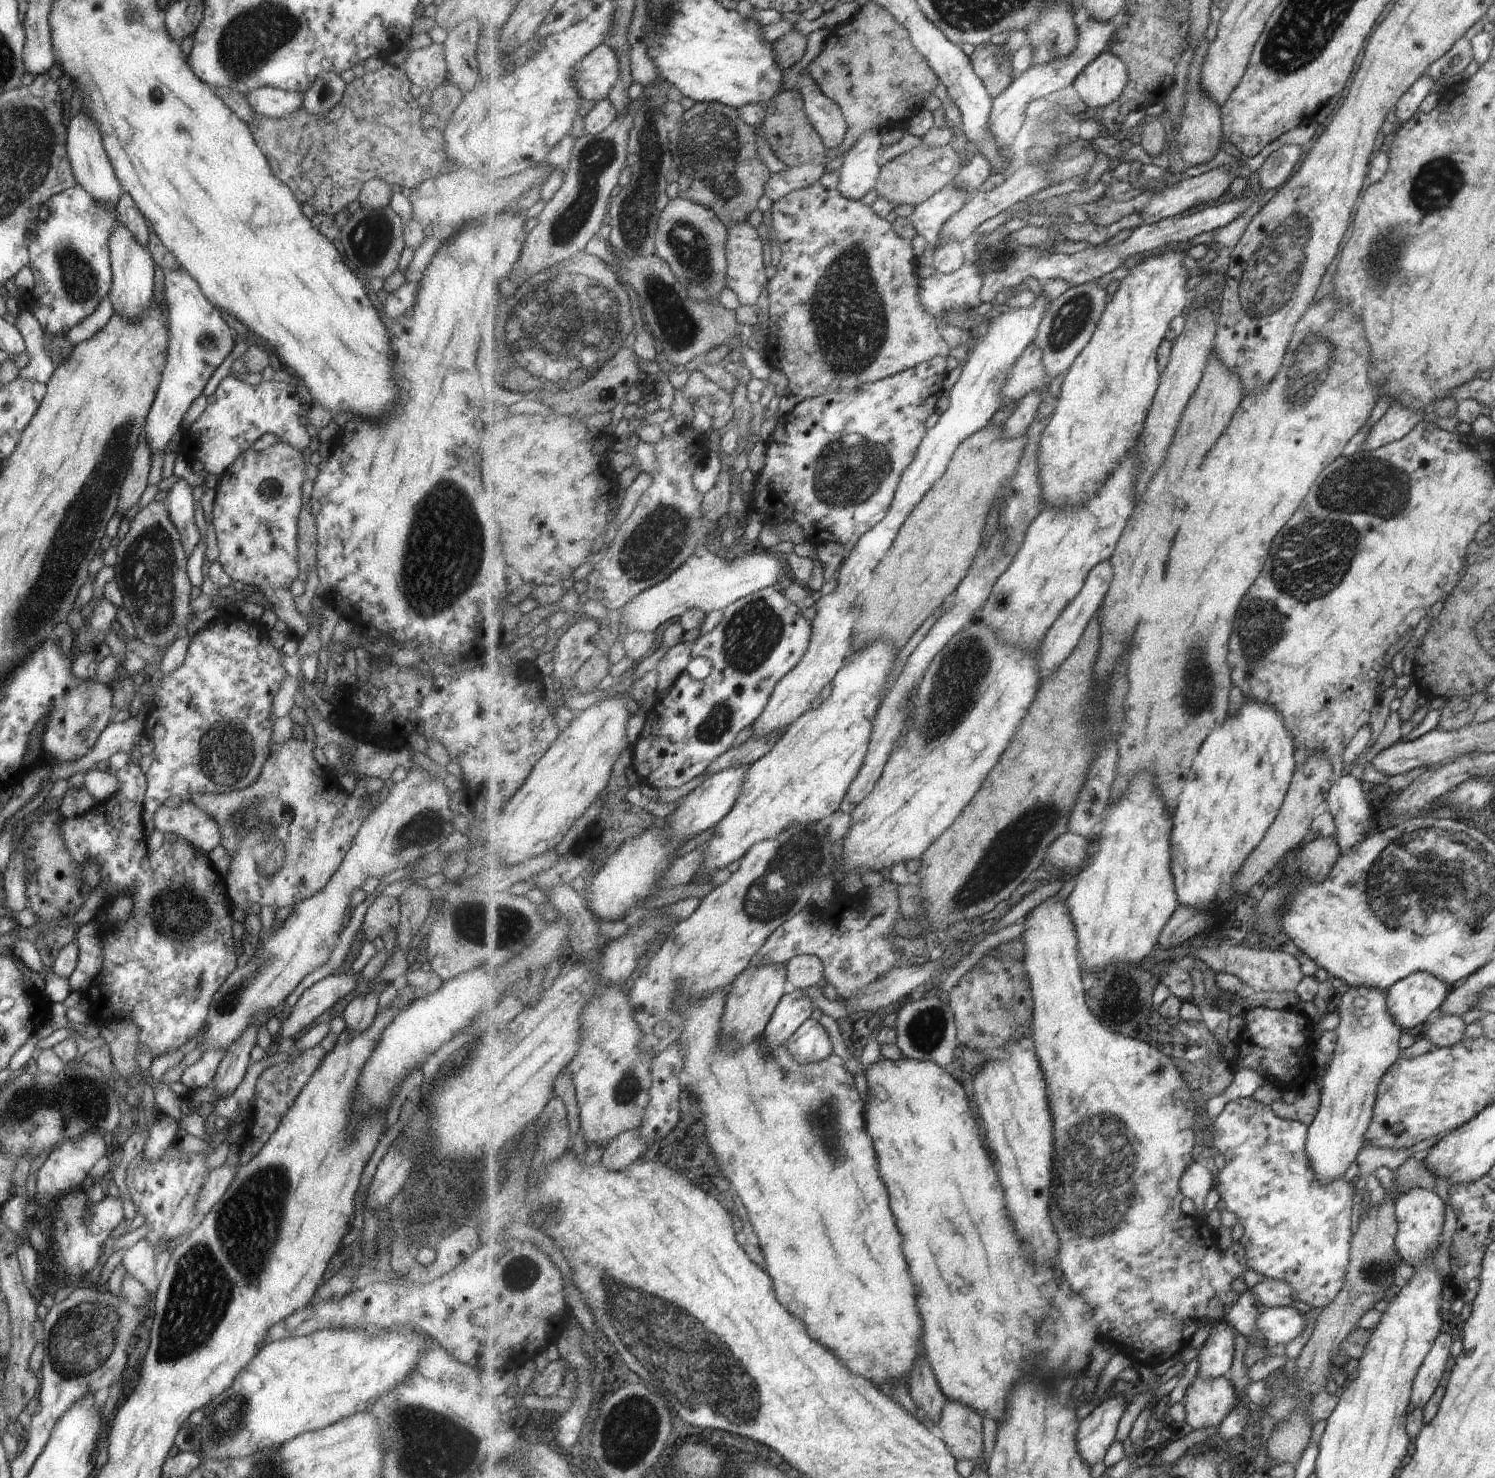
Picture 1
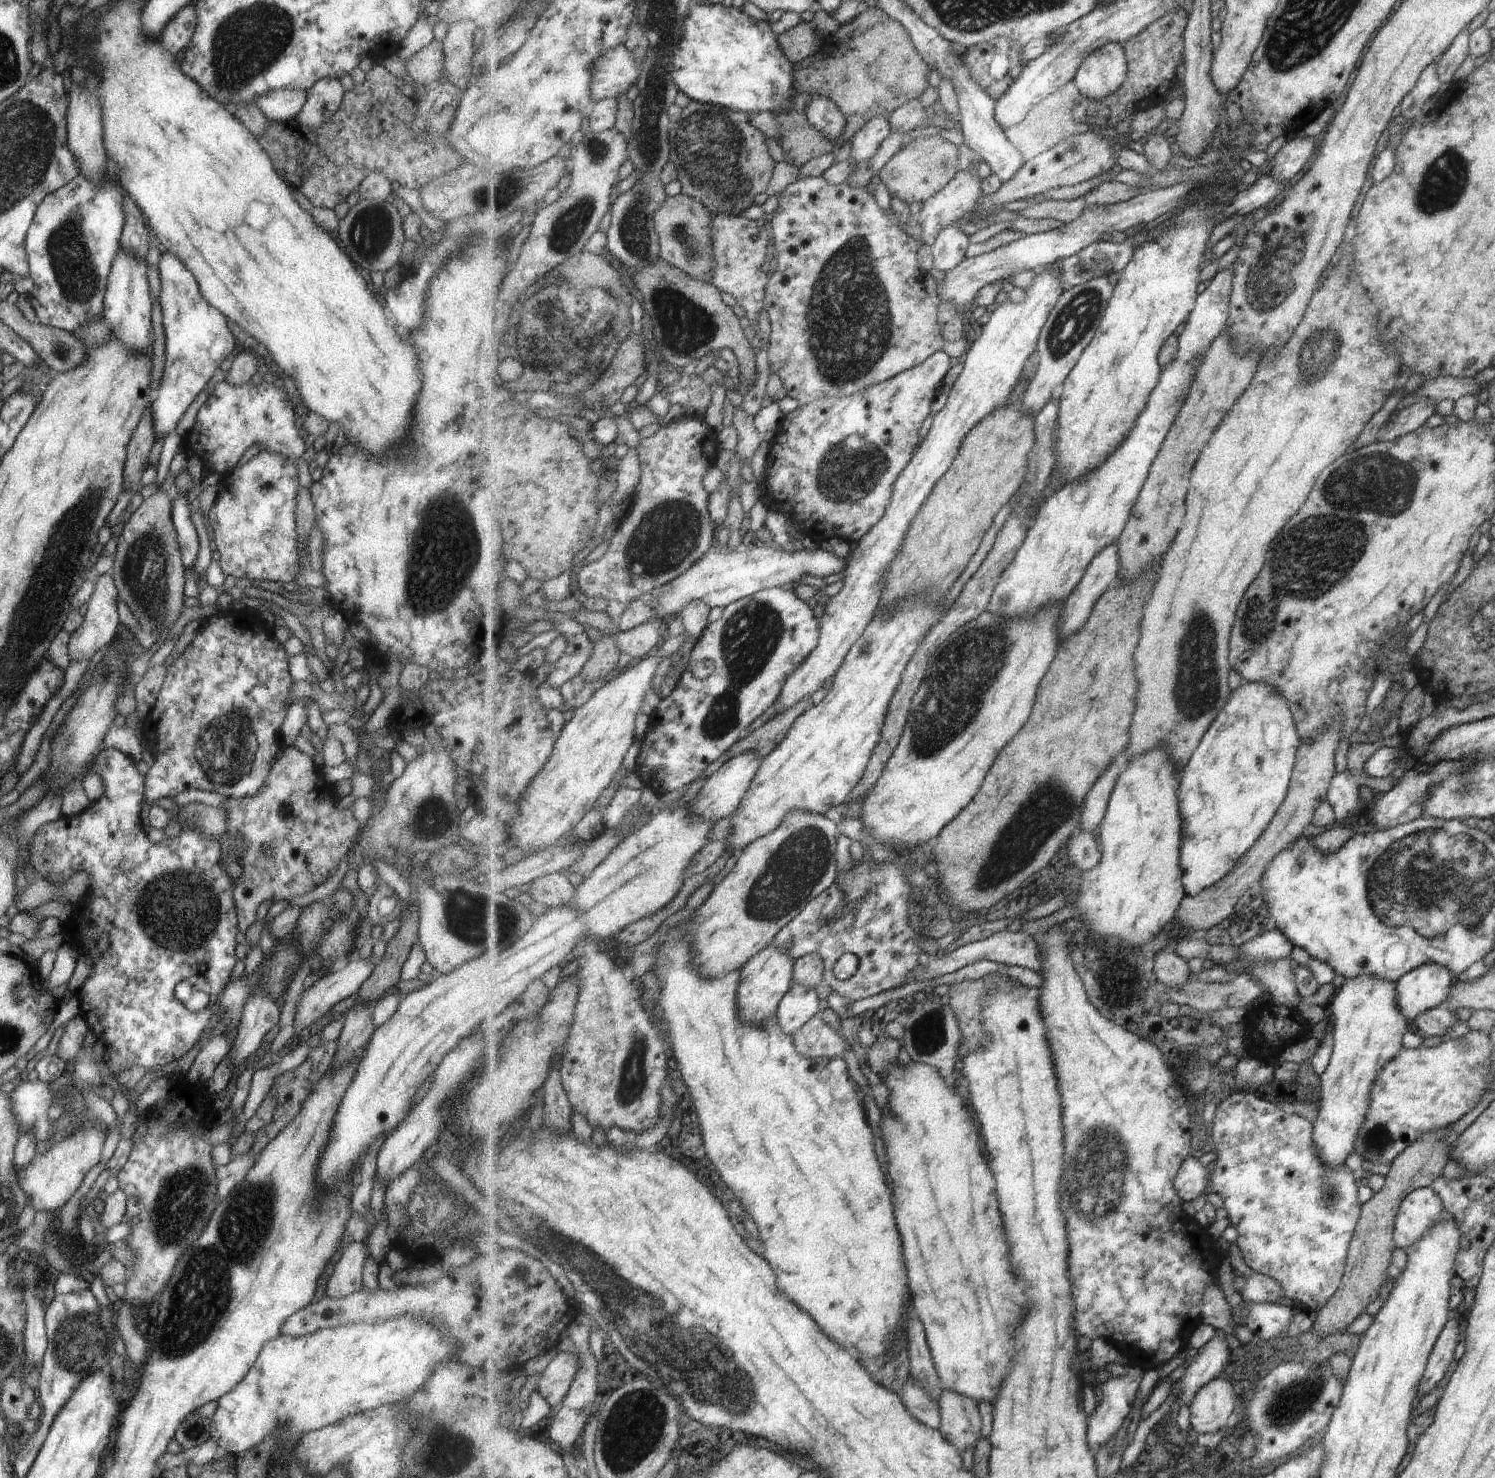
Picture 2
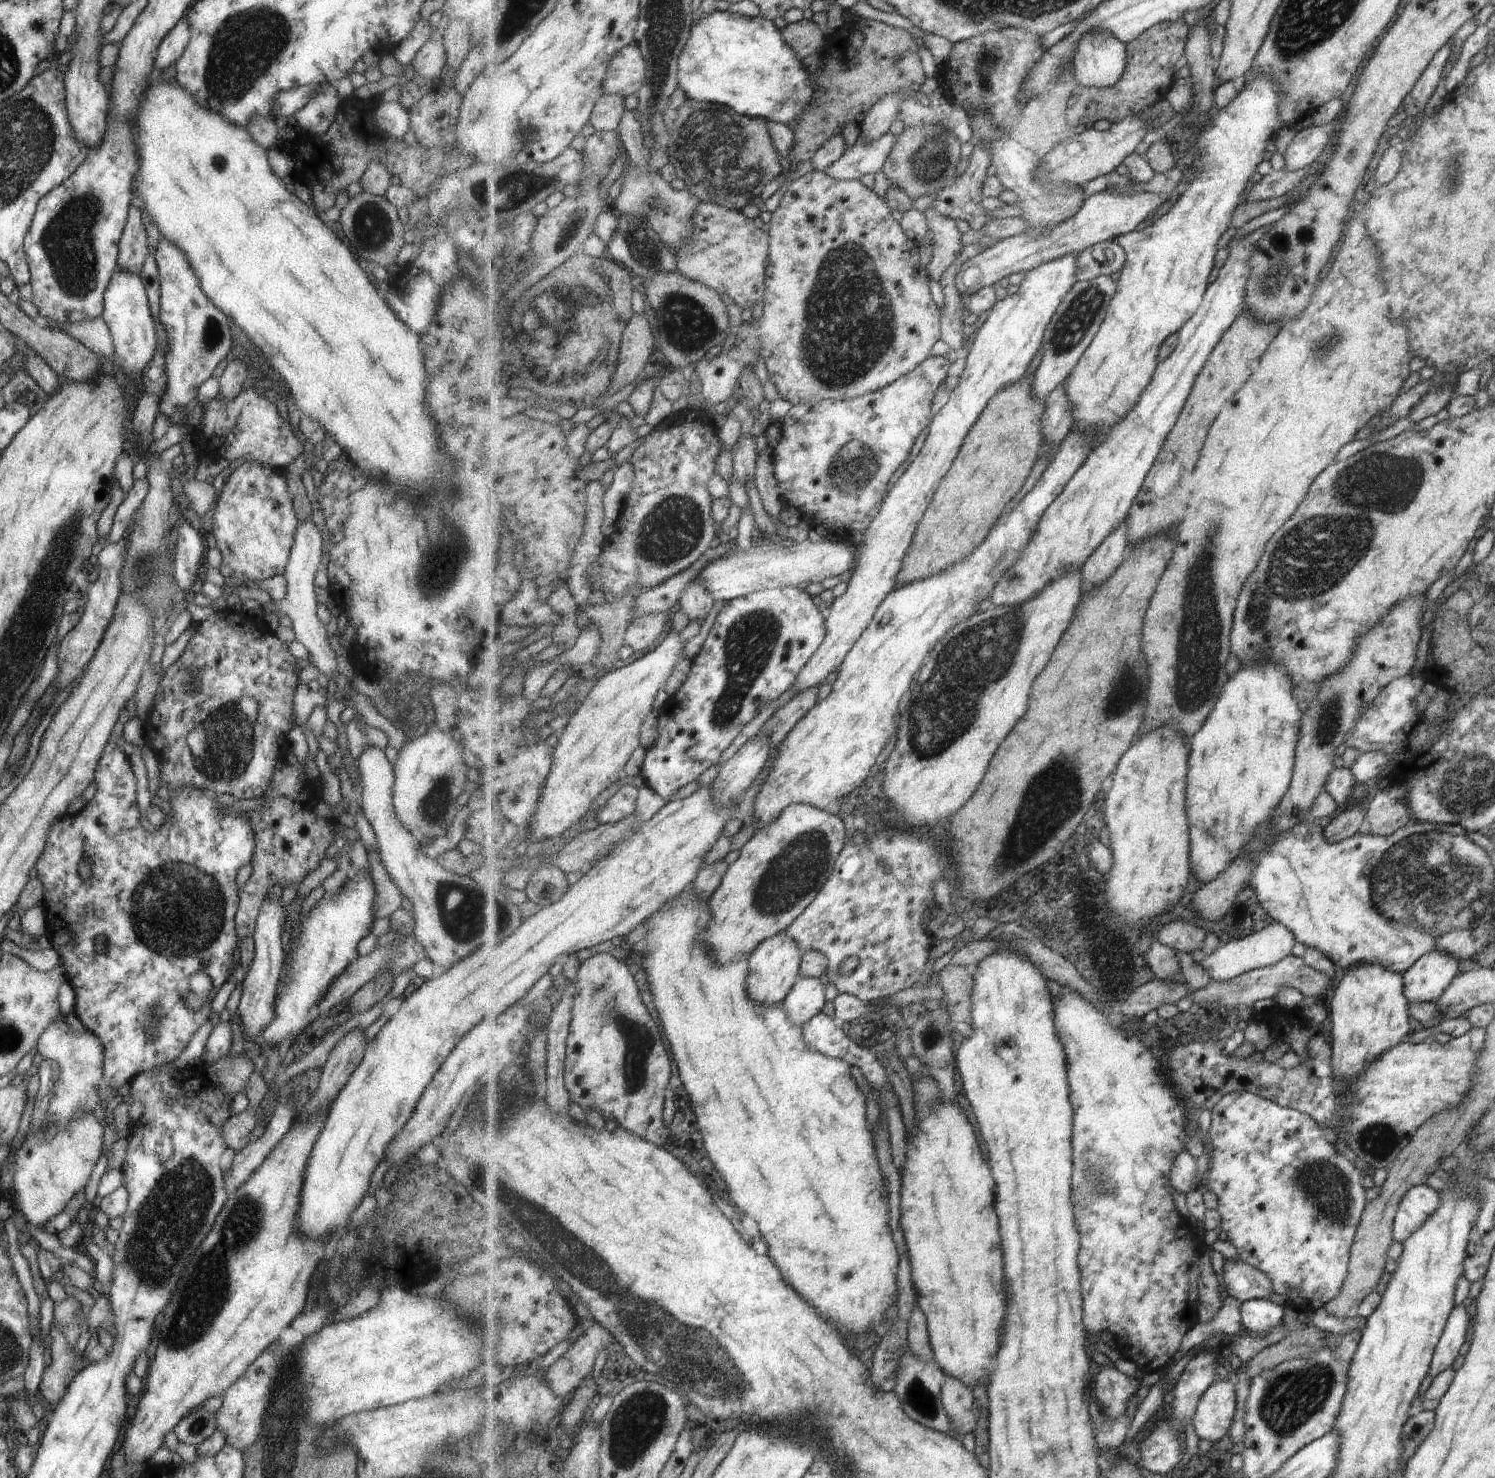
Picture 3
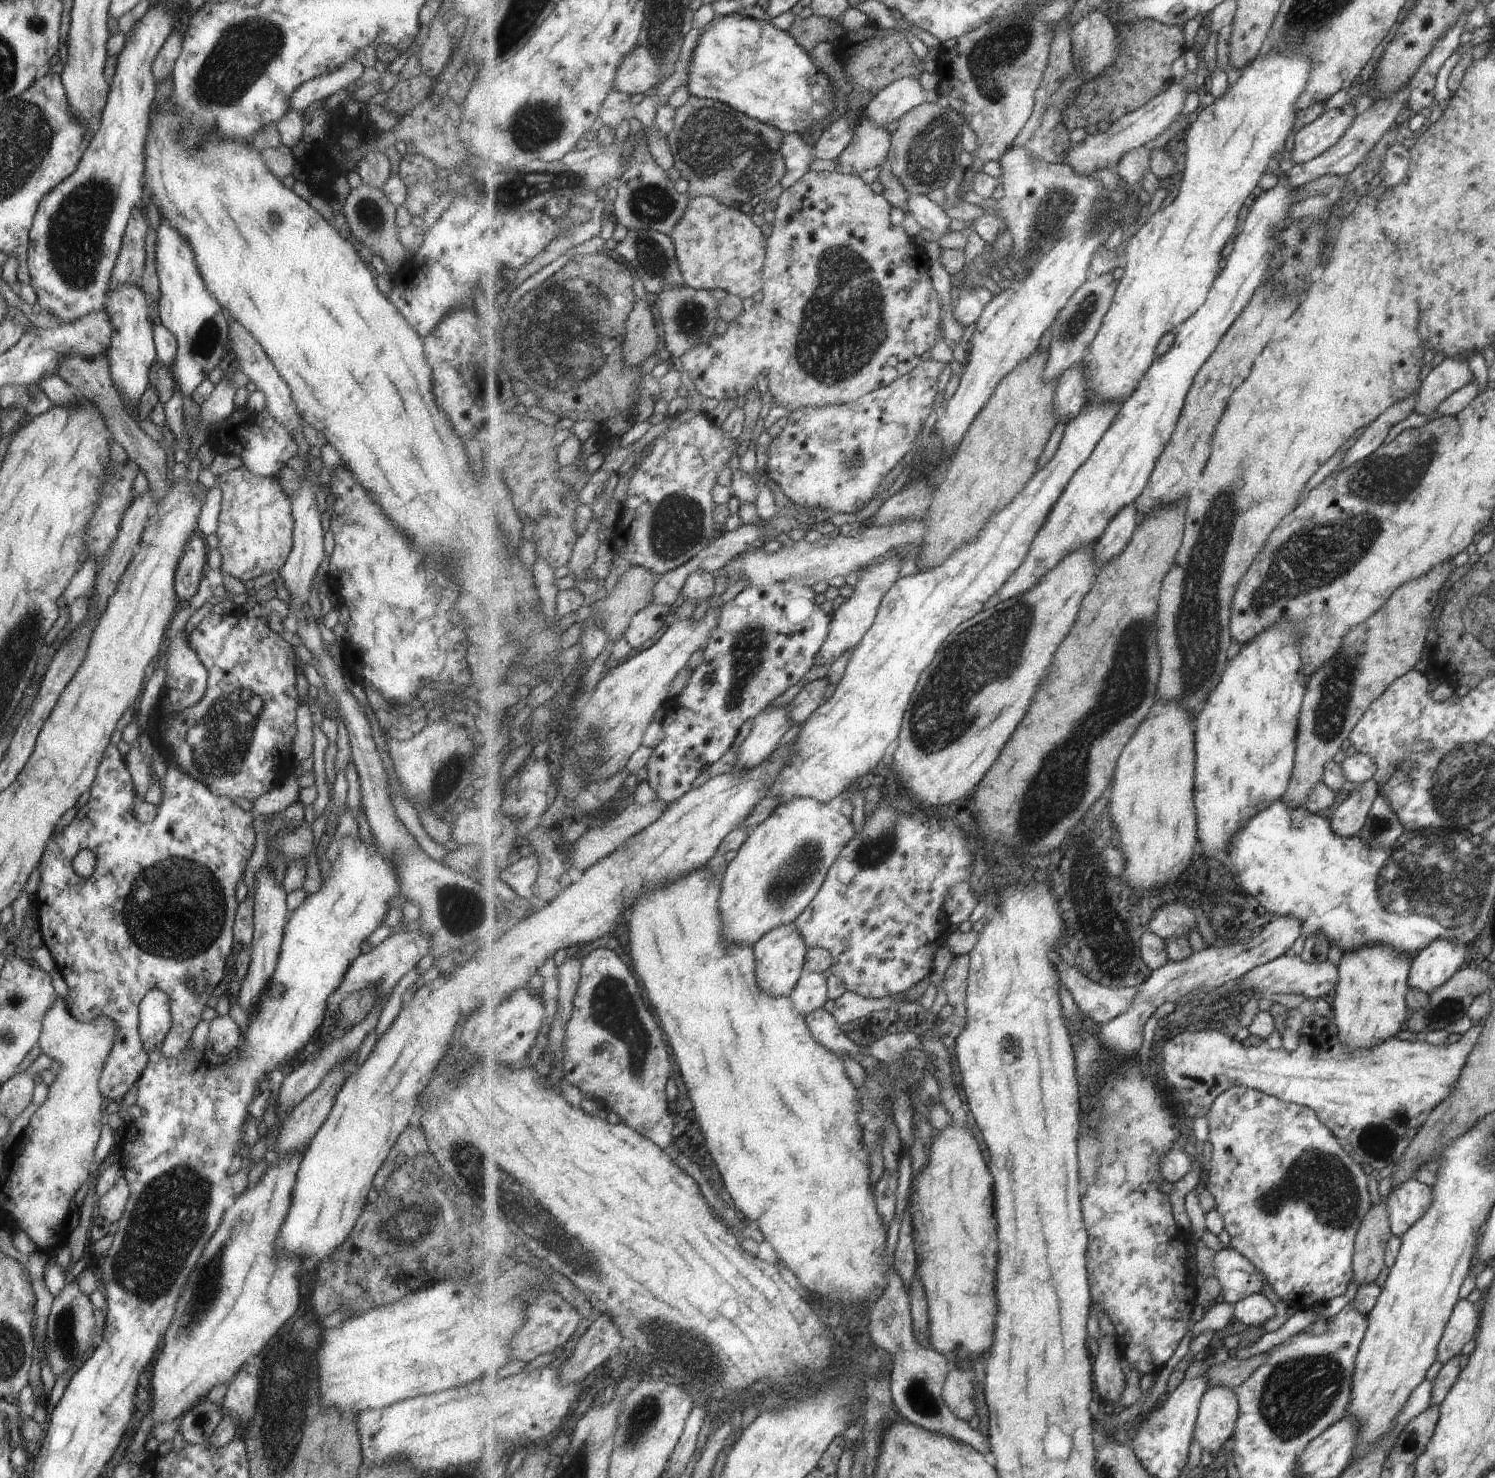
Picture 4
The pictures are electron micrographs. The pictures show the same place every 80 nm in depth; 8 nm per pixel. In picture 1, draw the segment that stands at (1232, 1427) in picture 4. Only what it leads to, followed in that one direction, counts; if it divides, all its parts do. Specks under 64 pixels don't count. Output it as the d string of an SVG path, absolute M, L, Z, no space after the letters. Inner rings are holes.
M1228 1375L1217 1378L1196 1378L1183 1395L1186 1423L1193 1429L1221 1425L1235 1408L1235 1388Z

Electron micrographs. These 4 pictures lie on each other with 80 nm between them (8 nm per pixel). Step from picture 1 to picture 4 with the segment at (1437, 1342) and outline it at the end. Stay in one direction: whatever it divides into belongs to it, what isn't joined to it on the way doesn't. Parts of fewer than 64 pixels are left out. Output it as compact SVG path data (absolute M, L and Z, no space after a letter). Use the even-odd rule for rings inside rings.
M1465 1299L1454 1304L1452 1315L1442 1331L1441 1339L1436 1348L1436 1361L1445 1364L1453 1356L1460 1355L1461 1349L1471 1338L1474 1338L1479 1326L1477 1307Z

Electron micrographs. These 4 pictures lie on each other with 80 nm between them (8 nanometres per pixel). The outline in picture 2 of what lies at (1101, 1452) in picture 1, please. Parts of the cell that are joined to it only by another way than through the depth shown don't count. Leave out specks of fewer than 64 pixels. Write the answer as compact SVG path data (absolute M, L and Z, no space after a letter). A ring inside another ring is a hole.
M1132 1370L1121 1378L1109 1377L1099 1385L1097 1407L1088 1415L1087 1440L1094 1453L1121 1430L1125 1418L1133 1410L1141 1378L1142 1371Z

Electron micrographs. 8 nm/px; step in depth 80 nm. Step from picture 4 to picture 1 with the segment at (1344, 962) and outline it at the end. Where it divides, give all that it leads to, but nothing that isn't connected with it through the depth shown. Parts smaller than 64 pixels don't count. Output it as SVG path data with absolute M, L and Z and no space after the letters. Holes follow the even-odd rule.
M1349 987L1335 1010L1339 1024L1335 1028L1335 1049L1321 1078L1320 1100L1313 1121L1308 1125L1306 1153L1317 1182L1333 1182L1342 1178L1349 1164L1362 1148L1363 1134L1373 1114L1375 1090L1381 1076L1400 1056L1398 1046L1402 1029L1393 1024L1385 1004L1386 990Z

